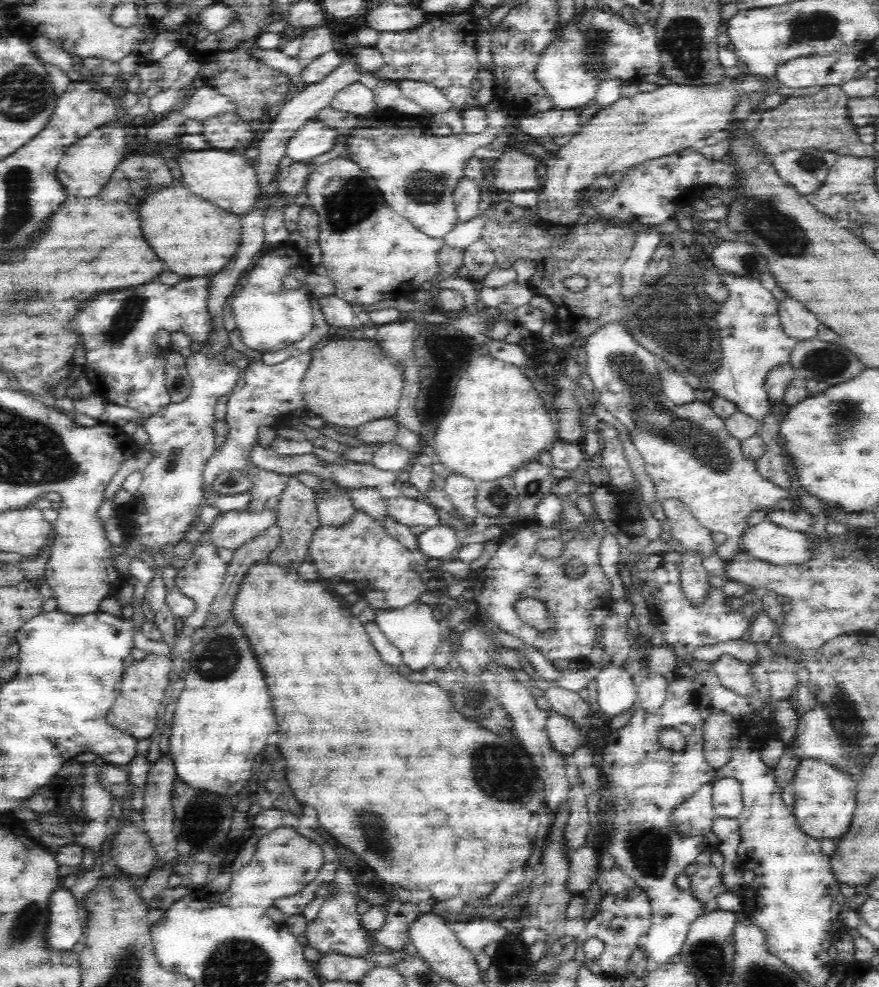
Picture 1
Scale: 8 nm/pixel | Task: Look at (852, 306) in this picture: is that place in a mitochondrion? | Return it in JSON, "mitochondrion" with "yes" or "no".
{"mitochondrion":"no"}

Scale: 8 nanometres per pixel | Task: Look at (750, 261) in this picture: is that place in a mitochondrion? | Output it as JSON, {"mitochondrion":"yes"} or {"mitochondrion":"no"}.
{"mitochondrion":"yes"}

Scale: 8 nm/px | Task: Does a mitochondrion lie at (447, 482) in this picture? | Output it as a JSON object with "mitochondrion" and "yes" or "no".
{"mitochondrion":"no"}

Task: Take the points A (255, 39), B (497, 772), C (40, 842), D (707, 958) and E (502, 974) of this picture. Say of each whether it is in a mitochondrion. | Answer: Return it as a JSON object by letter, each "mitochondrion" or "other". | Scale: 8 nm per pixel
{"A":"other","B":"mitochondrion","C":"other","D":"mitochondrion","E":"other"}

